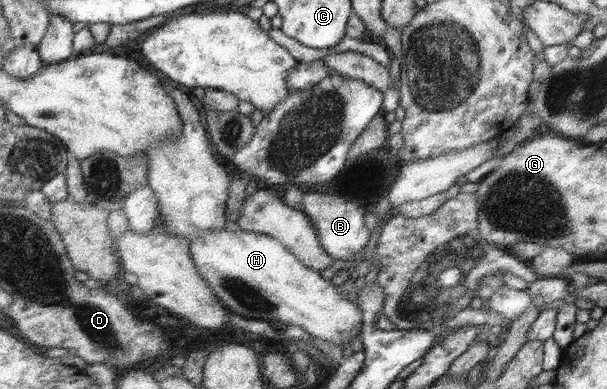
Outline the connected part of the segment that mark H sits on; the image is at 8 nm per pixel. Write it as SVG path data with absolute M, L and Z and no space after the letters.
M228 229L208 232L189 242L192 259L204 275L213 292L225 300L225 306L235 314L245 318L257 318L265 322L281 322L287 326L299 326L313 337L321 338L329 344L346 344L362 329L362 312L352 298L342 298L337 287L326 280L315 269L305 266L279 240L259 232Z

